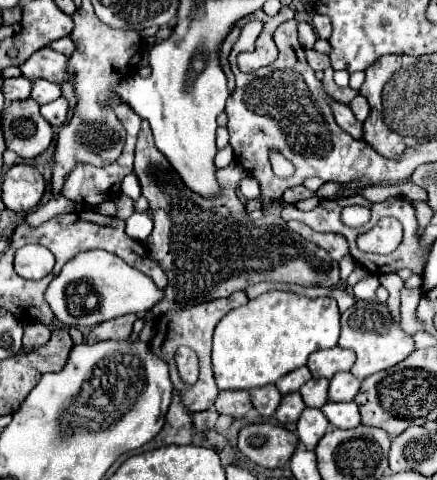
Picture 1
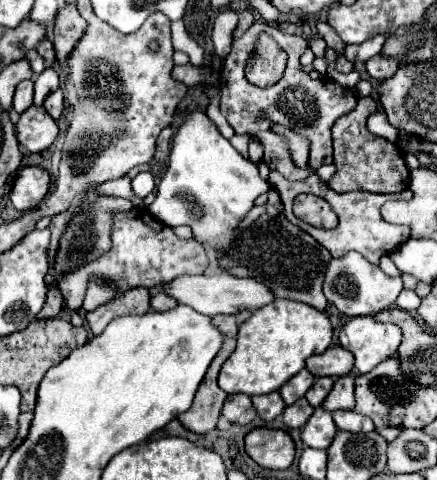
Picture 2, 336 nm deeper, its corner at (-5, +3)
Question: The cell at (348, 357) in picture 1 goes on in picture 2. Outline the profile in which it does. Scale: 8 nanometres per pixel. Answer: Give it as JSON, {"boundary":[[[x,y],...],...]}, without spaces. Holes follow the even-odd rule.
{"boundary":[[[334,346],[322,354],[310,356],[306,360],[306,368],[316,378],[320,378],[320,376],[338,378],[338,376],[346,376],[354,370],[354,356],[348,350],[344,350],[342,346]]]}

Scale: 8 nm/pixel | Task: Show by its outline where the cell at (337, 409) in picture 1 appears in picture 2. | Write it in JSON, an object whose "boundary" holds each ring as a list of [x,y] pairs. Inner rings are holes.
{"boundary":[[[338,410],[338,412],[332,414],[332,418],[334,418],[338,430],[344,430],[344,432],[352,432],[352,434],[362,432],[362,434],[368,434],[368,432],[374,430],[372,420],[368,420],[368,416],[362,416],[358,412],[354,412],[354,410],[350,410],[350,412]]]}

